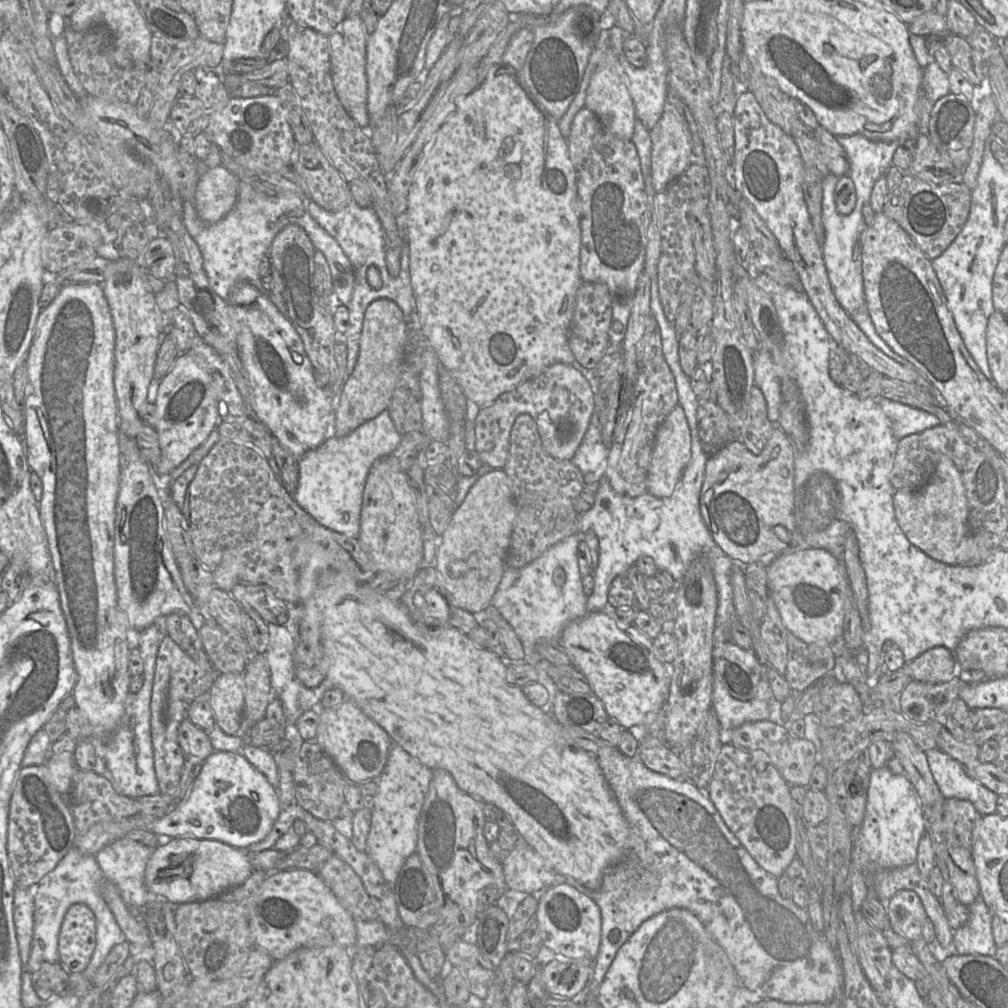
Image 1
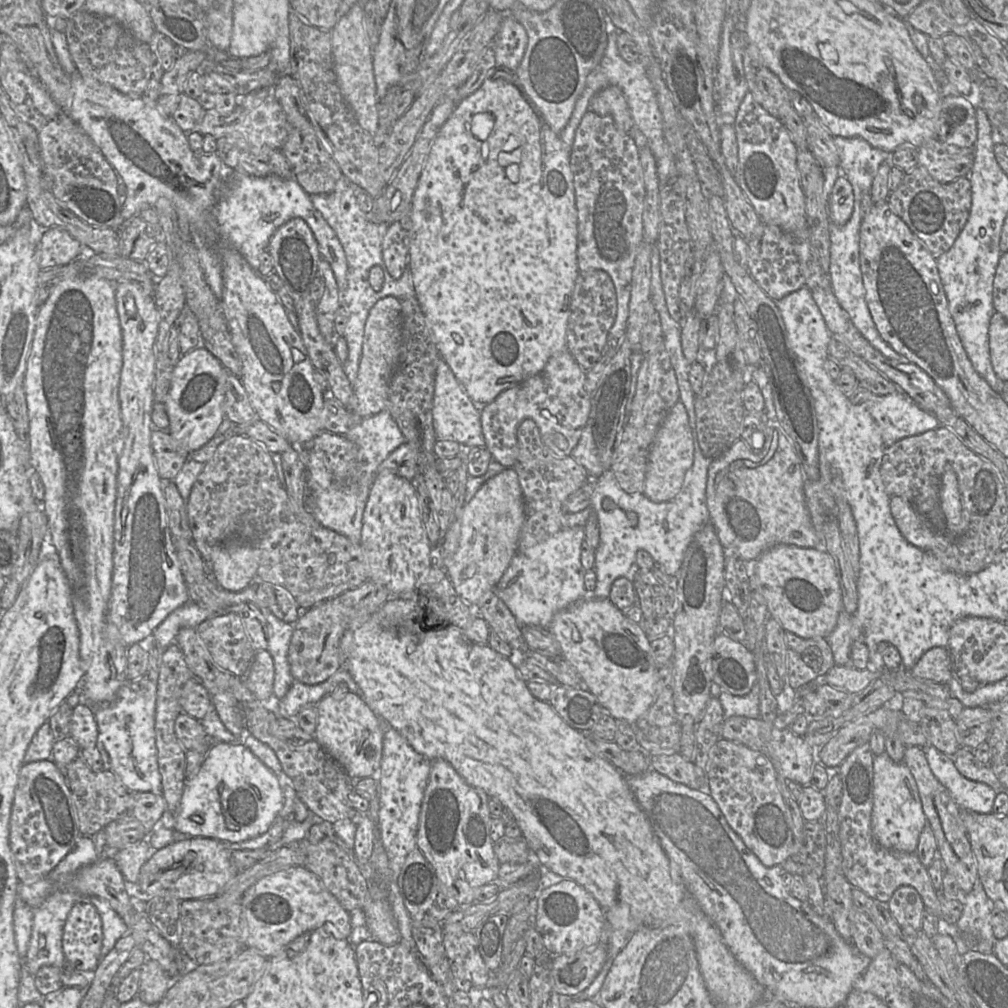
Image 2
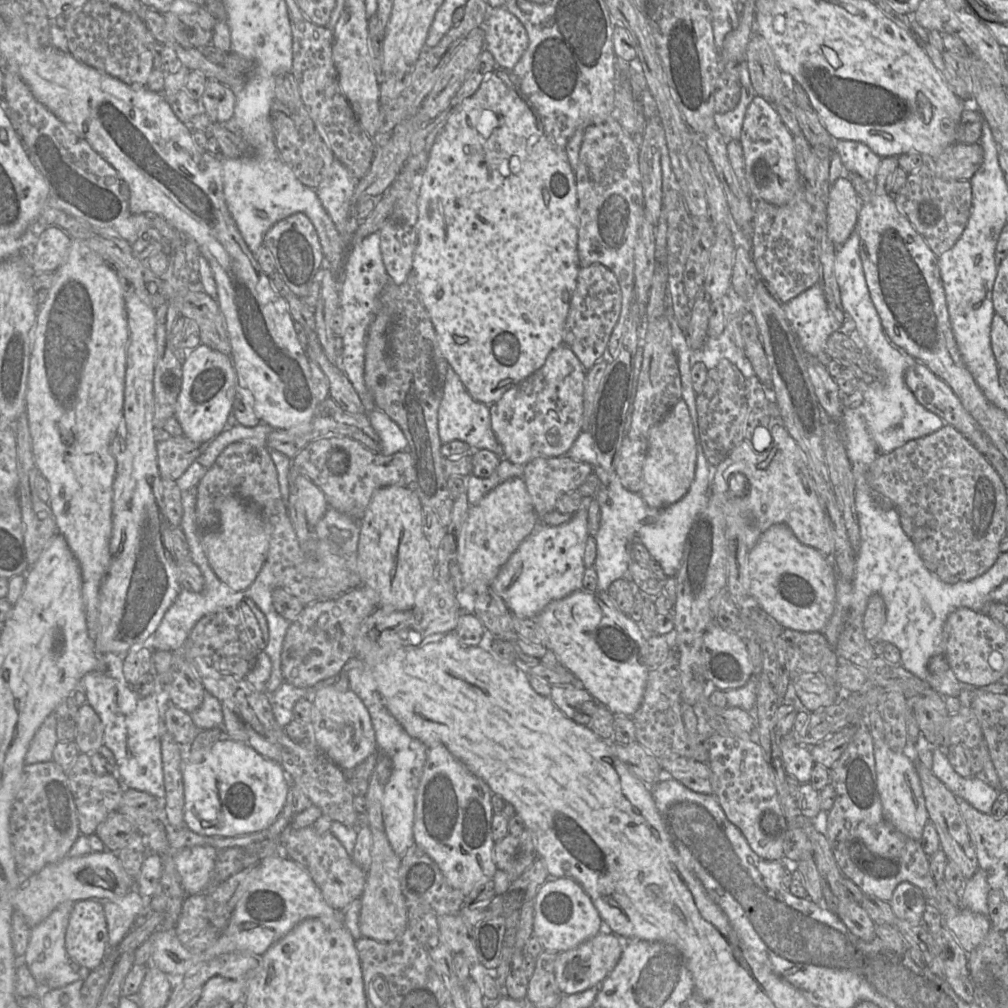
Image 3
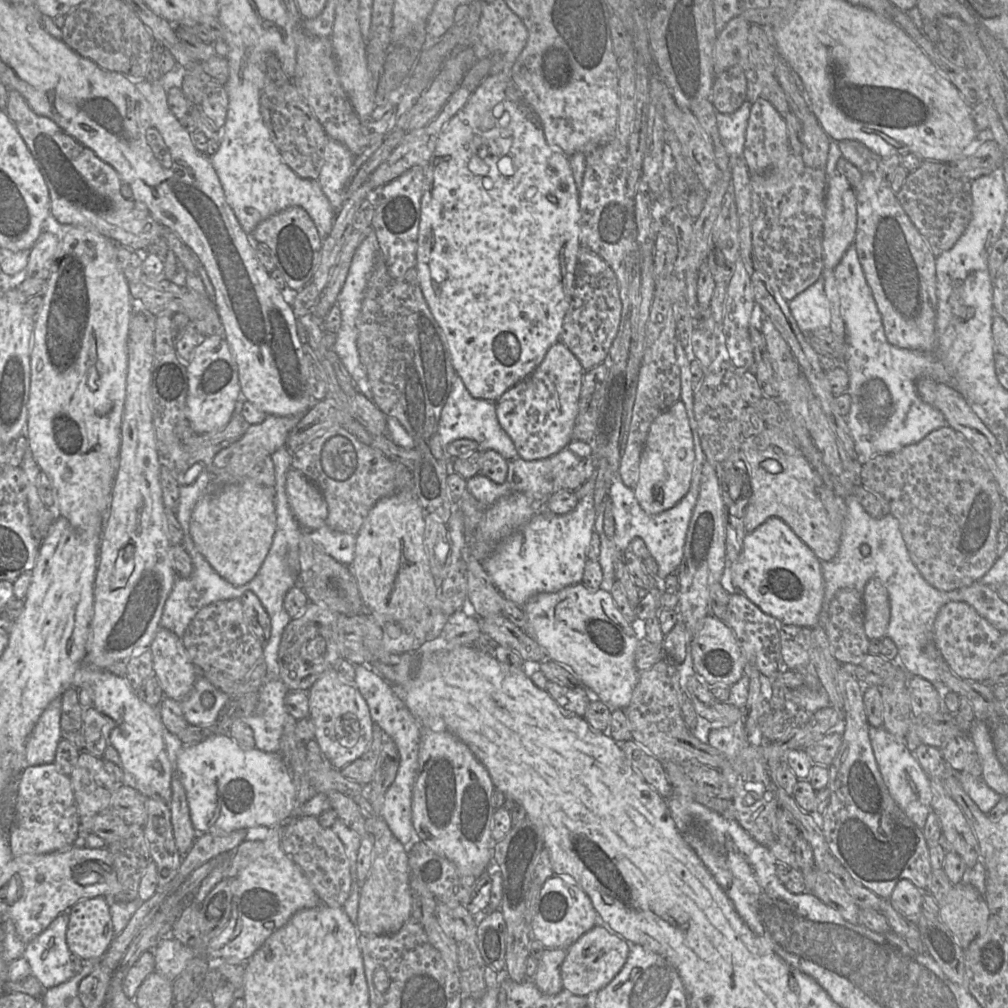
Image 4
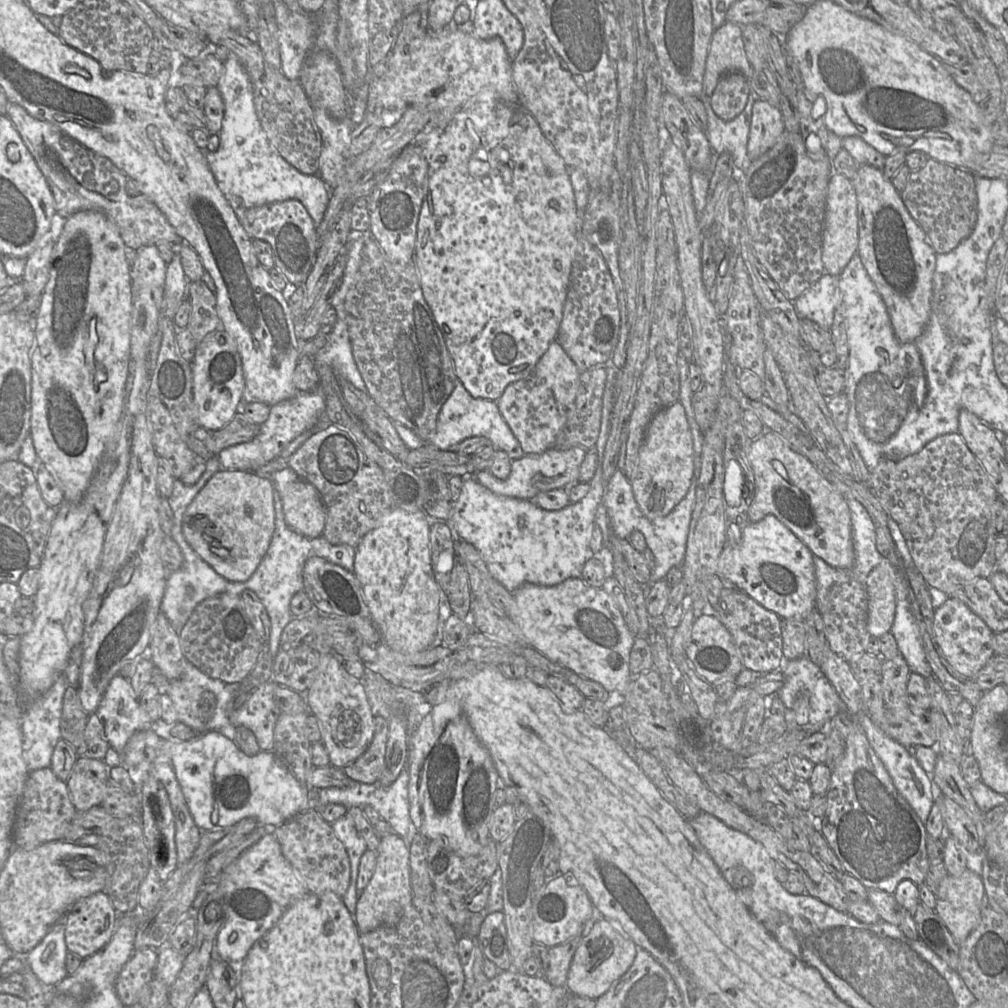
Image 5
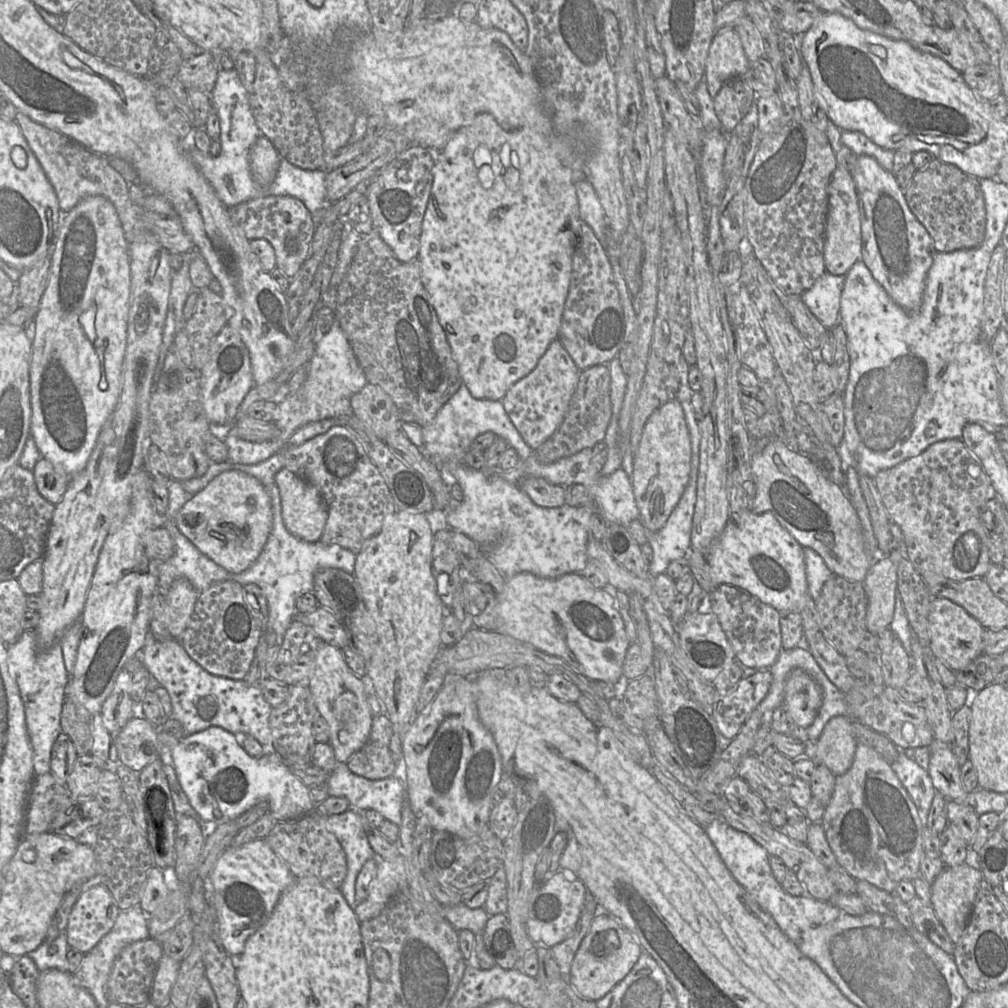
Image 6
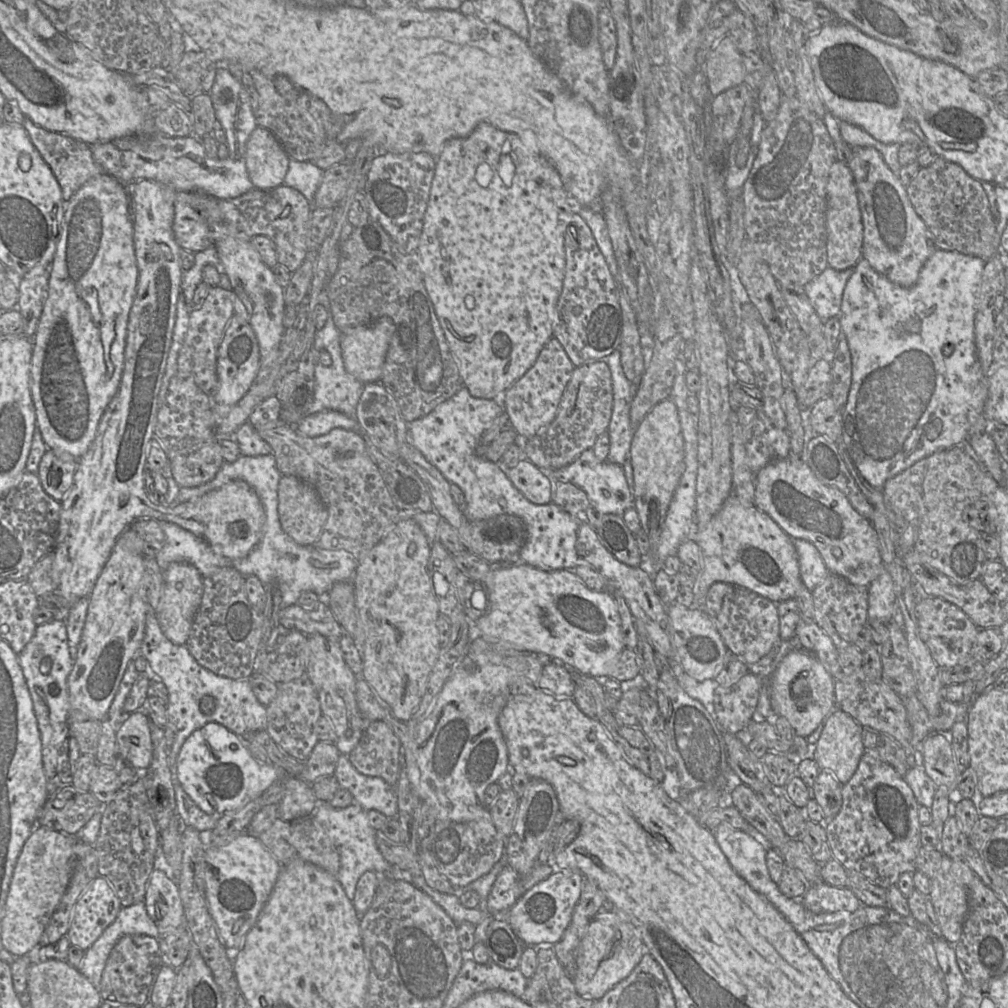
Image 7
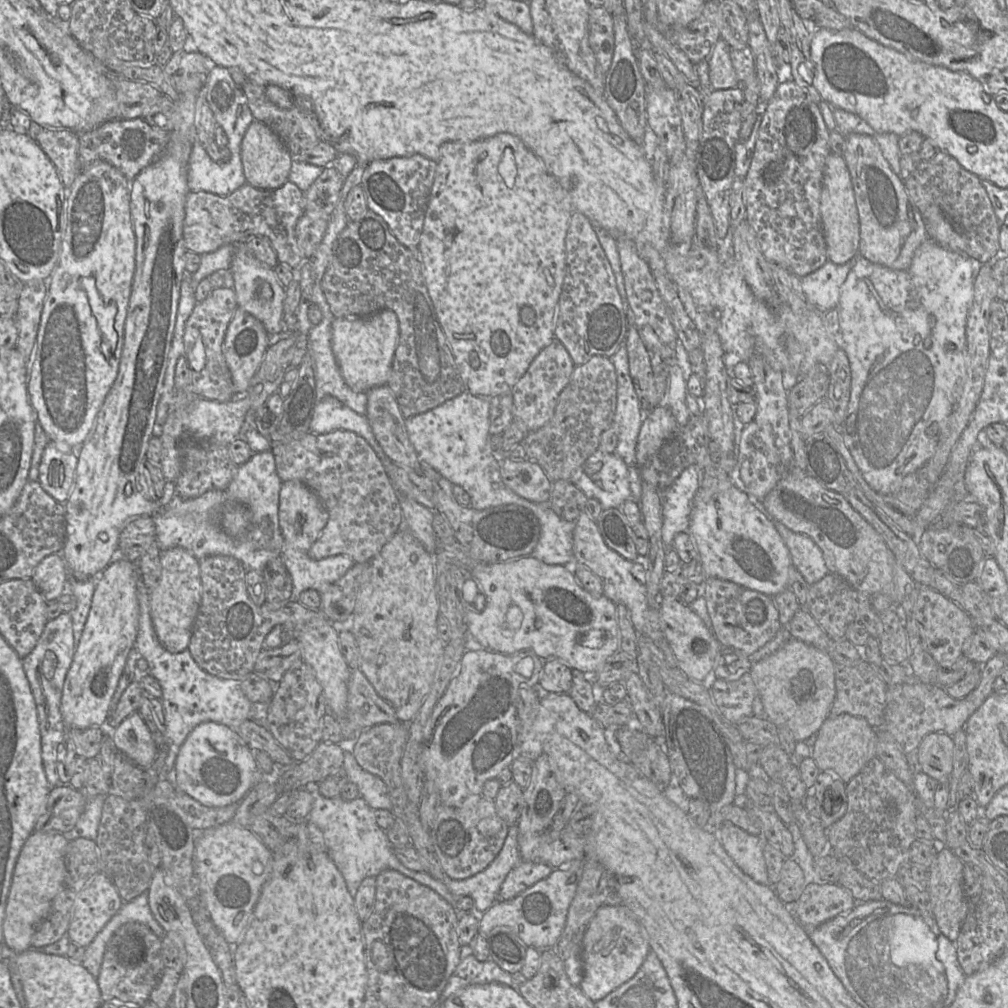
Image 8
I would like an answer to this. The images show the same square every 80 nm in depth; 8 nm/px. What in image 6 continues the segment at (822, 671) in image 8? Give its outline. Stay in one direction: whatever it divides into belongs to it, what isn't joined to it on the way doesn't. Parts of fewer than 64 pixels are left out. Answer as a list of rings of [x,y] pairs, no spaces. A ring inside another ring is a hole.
[[[800,668],[792,670],[785,681],[784,701],[781,706],[787,718],[798,726],[810,726],[822,705],[820,685]]]

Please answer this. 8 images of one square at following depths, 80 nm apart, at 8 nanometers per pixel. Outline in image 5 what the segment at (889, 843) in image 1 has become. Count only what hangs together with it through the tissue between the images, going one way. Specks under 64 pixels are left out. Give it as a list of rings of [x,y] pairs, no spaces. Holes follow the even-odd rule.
[[[865,711],[860,712],[858,722],[863,728],[870,746],[889,773],[898,793],[908,802],[920,820],[925,824],[933,806],[933,780],[931,775],[925,772],[915,756],[911,755],[906,747],[886,735],[877,725],[875,725]]]

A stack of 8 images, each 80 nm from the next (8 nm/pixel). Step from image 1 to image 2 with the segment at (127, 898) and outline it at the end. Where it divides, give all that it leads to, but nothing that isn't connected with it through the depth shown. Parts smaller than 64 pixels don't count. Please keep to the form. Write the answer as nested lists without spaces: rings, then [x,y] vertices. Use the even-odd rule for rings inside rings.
[[[142,839],[116,851],[113,856],[104,857],[114,859],[126,883],[138,884],[141,867],[154,854],[155,850],[156,849],[149,844],[147,839]]]

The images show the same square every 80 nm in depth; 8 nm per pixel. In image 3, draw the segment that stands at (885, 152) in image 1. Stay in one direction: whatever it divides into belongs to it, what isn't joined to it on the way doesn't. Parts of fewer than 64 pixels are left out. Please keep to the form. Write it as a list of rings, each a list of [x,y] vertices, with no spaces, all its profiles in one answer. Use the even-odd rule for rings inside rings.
[[[834,140],[834,150],[839,154],[845,173],[856,173],[866,182],[873,183],[881,162],[867,145],[851,140]]]

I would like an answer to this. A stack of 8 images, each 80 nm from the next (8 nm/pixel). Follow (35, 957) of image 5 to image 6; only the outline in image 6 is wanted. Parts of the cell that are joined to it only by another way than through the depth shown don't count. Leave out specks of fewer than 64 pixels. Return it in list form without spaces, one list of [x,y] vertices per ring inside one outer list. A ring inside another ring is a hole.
[[[64,931],[53,940],[44,940],[30,953],[30,957],[40,972],[49,969],[68,972],[68,949],[67,936]]]

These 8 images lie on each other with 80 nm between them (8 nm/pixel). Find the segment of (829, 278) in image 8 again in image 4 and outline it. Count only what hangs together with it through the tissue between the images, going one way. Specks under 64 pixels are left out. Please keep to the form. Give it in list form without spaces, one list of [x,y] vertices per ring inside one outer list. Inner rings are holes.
[[[821,276],[813,285],[788,301],[798,328],[807,336],[819,329],[830,329],[830,303],[824,292]]]

